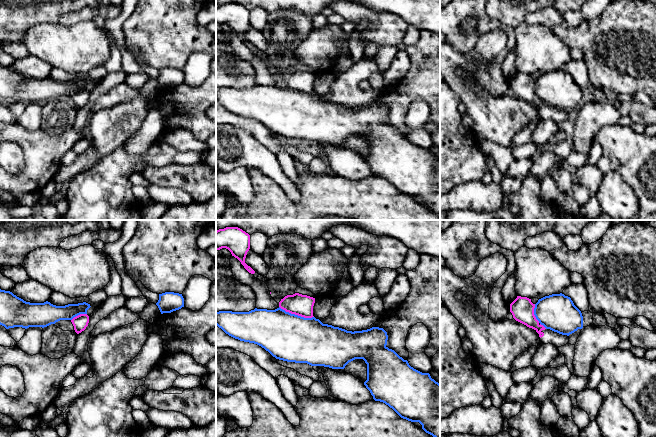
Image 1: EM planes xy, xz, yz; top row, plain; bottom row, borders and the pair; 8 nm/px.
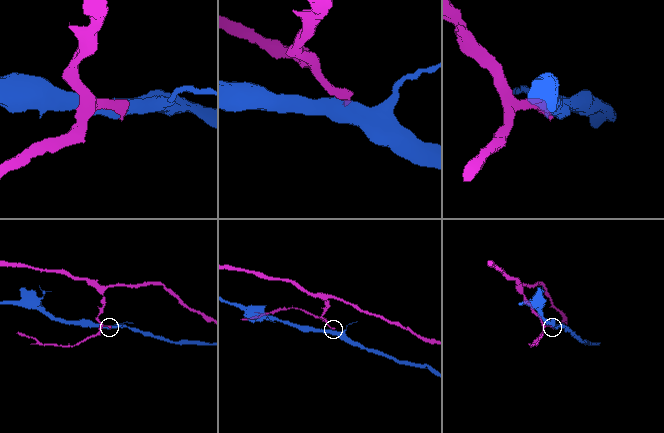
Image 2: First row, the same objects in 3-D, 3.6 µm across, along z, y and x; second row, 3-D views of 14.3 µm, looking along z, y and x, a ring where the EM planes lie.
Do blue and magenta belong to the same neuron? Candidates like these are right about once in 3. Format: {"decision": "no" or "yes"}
{"decision": "no"}

